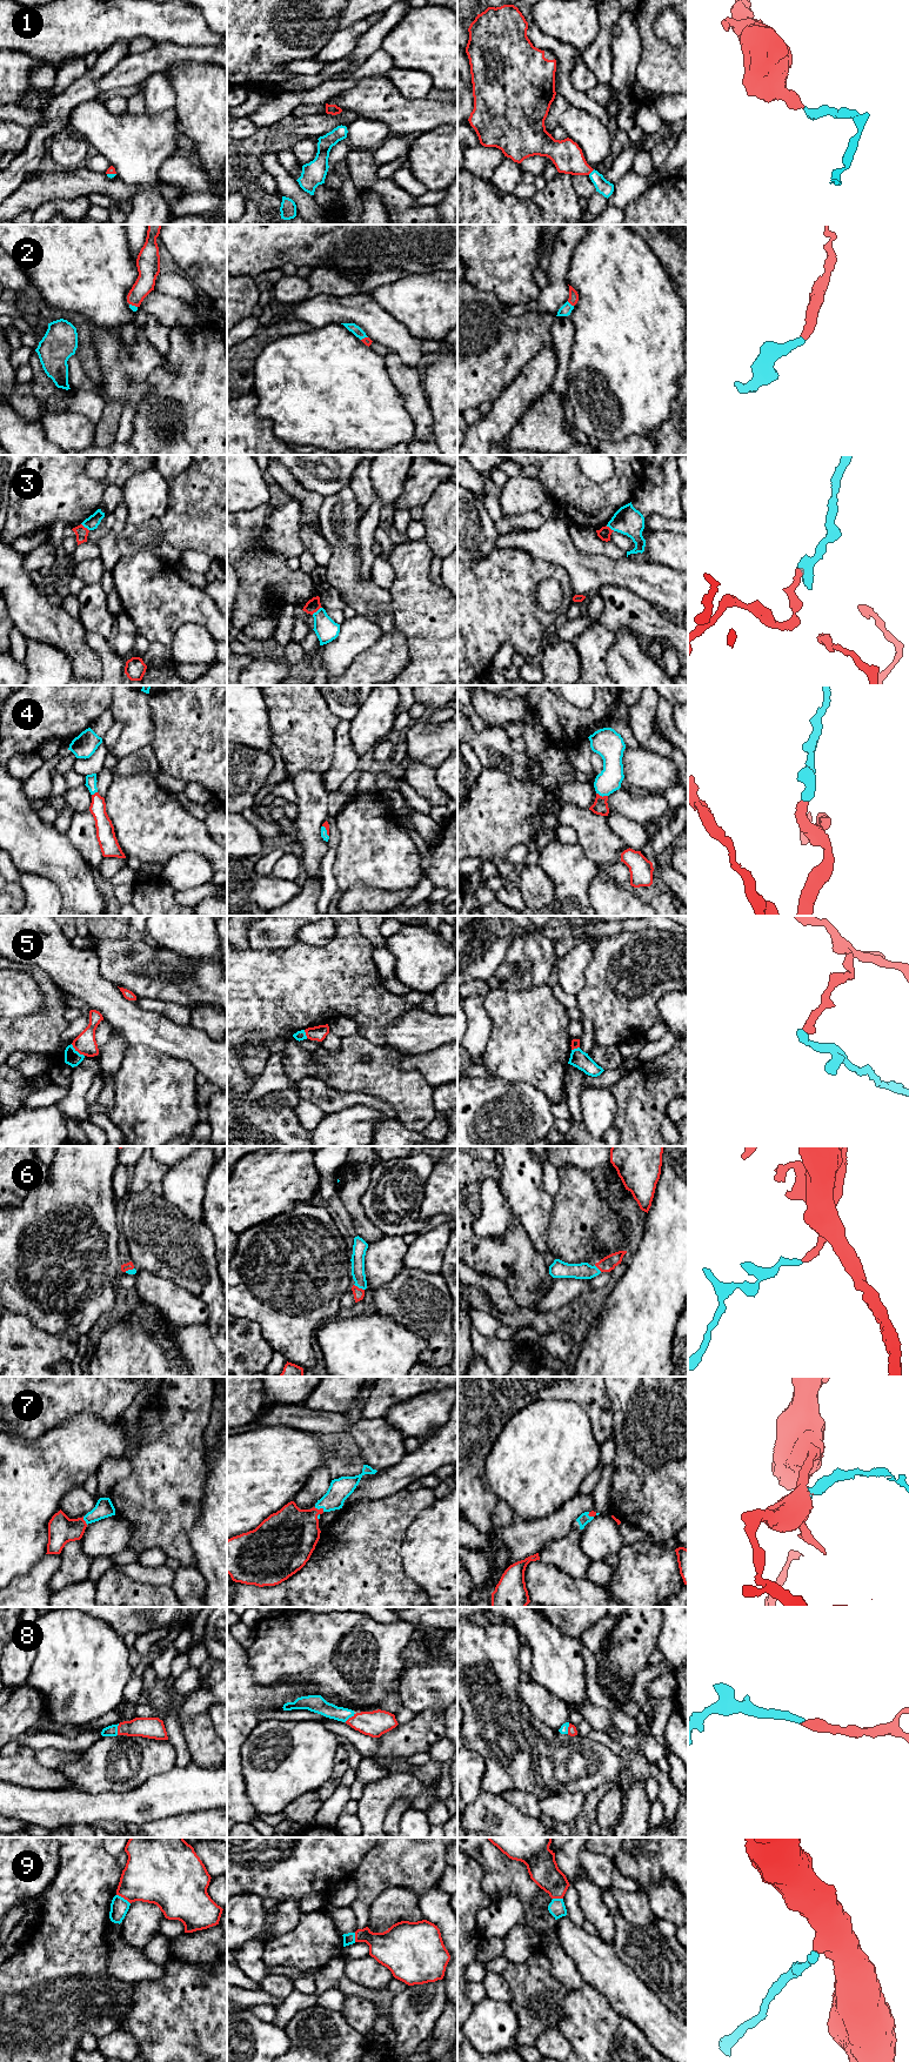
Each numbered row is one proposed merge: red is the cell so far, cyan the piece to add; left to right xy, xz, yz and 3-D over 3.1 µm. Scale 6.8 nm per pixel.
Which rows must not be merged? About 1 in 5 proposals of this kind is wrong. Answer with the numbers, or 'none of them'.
3, 5, 9

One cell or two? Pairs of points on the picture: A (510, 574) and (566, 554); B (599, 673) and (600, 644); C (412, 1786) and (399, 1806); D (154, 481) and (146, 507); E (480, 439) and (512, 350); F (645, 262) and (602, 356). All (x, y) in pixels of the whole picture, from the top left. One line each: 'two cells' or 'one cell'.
A: two cells
B: one cell
C: two cells
D: one cell
E: two cells
F: one cell

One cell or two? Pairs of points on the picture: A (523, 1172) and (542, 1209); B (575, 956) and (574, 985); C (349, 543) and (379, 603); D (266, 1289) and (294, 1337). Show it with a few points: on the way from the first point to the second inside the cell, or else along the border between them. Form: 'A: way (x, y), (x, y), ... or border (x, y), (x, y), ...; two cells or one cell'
A: way (523, 1182), (523, 1190), (533, 1199); one cell
B: way (575, 963), (574, 978); one cell
C: way (349, 558), (349, 575), (363, 589); one cell
D: way (278, 1300), (288, 1311), (288, 1325); one cell

